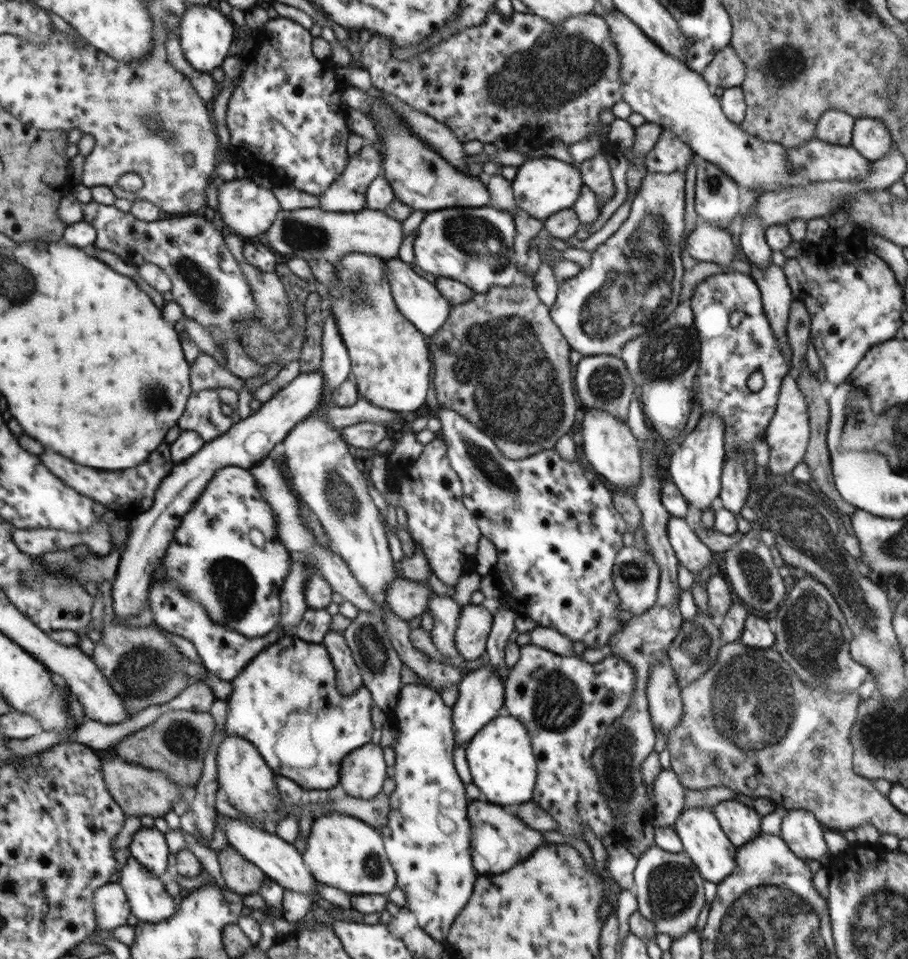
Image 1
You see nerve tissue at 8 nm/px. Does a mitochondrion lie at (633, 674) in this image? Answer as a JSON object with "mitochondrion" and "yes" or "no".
{"mitochondrion":"no"}

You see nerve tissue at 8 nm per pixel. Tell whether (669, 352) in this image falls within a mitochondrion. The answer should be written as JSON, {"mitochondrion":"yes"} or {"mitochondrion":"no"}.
{"mitochondrion":"yes"}

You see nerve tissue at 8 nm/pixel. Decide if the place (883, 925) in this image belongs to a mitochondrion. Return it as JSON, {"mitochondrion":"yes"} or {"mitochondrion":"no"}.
{"mitochondrion":"yes"}

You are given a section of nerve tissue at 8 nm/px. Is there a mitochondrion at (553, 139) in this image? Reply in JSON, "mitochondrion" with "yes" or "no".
{"mitochondrion":"no"}

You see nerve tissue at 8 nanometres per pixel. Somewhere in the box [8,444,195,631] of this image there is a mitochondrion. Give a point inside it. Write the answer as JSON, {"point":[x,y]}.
{"point":[78,568]}

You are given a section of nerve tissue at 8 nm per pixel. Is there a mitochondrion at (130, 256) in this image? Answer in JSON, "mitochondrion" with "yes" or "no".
{"mitochondrion":"no"}

